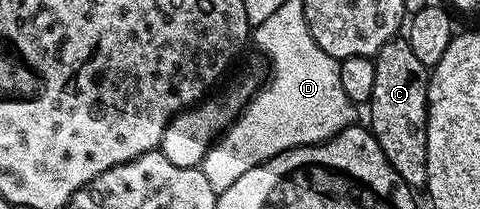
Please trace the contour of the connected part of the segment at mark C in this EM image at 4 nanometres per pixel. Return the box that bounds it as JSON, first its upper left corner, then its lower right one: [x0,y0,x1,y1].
[368,37,430,188]

